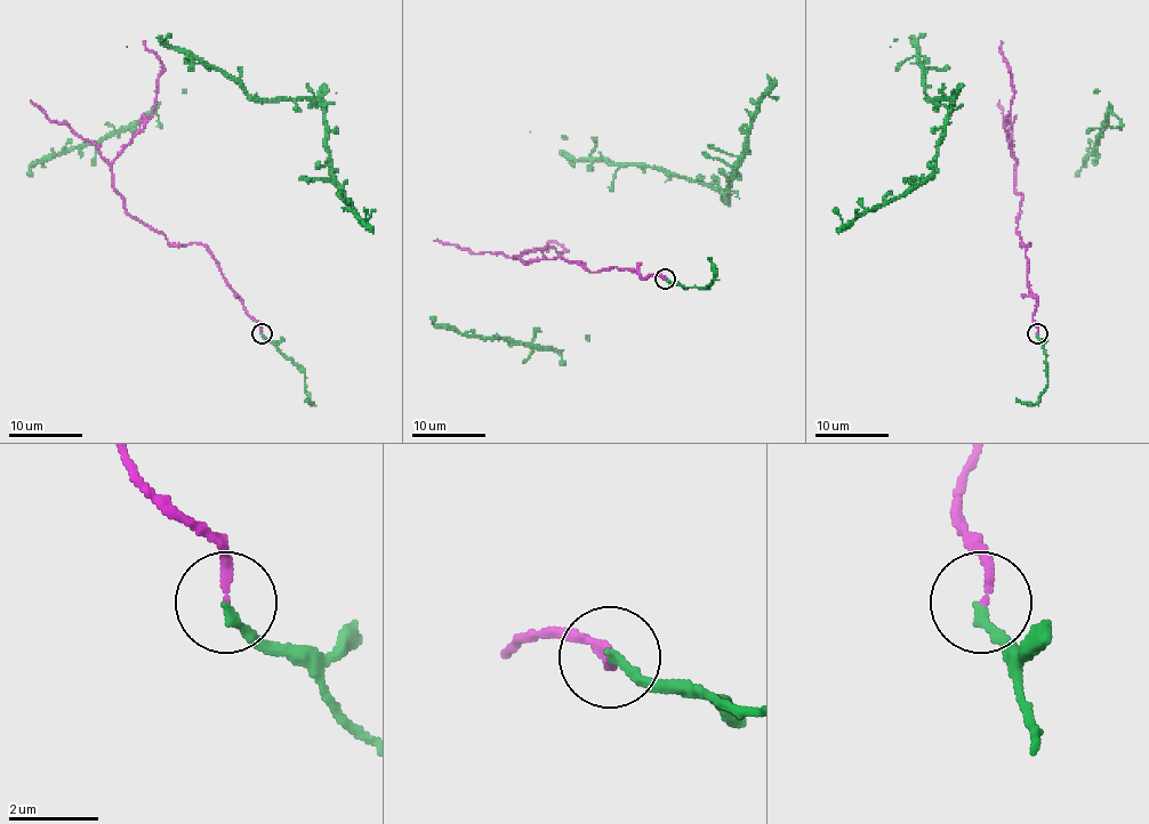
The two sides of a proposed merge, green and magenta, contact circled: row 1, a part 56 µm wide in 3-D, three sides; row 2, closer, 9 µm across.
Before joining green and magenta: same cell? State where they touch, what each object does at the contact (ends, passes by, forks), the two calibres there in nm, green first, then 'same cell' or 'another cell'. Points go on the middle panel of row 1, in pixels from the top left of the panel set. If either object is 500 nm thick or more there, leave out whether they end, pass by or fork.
(665, 279) | green ends | magenta ends | 200/170 nm | same cell

